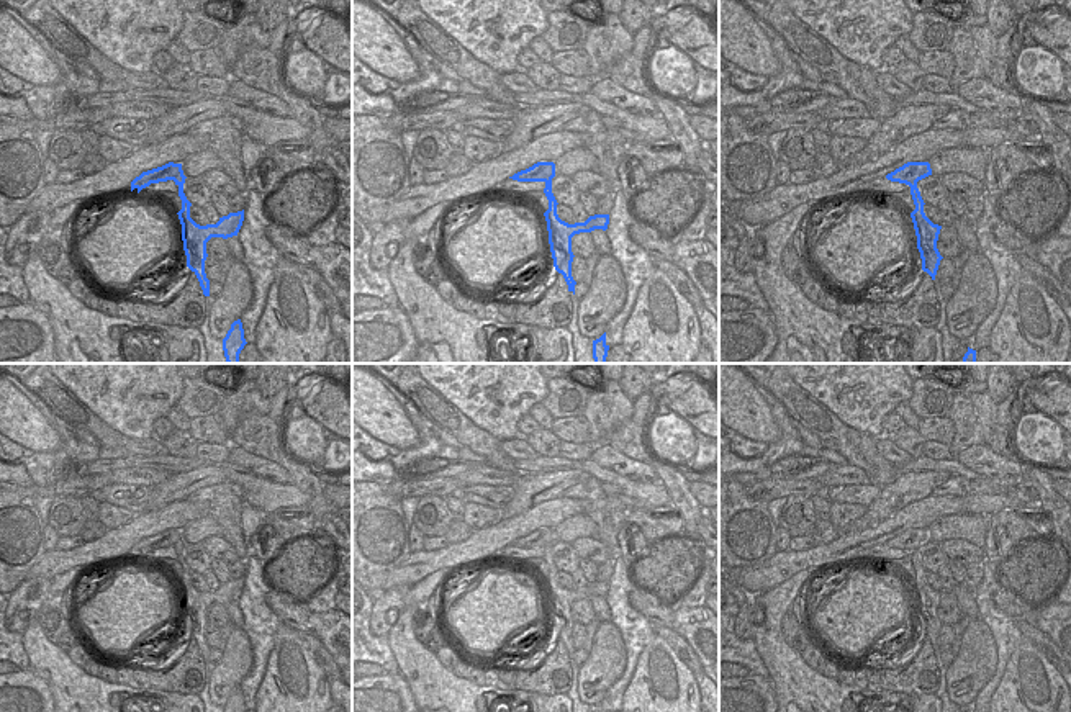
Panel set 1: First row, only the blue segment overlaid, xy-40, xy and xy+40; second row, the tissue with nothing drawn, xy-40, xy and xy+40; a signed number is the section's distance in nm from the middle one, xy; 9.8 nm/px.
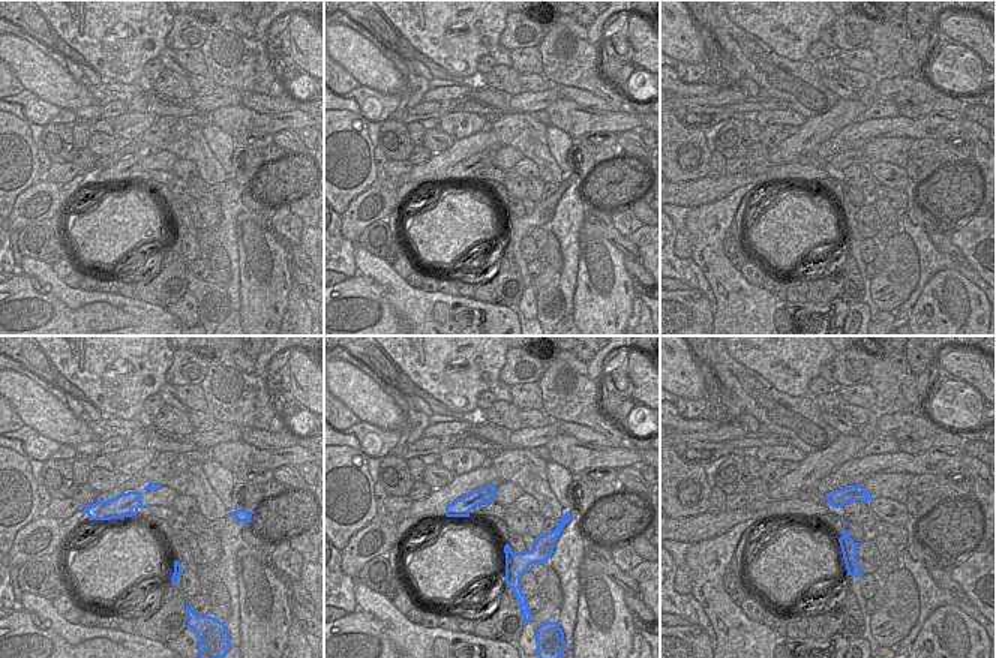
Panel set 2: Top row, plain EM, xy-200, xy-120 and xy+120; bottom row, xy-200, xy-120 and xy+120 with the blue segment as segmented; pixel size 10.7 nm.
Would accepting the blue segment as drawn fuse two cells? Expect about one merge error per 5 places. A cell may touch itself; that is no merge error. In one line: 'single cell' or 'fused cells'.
single cell

